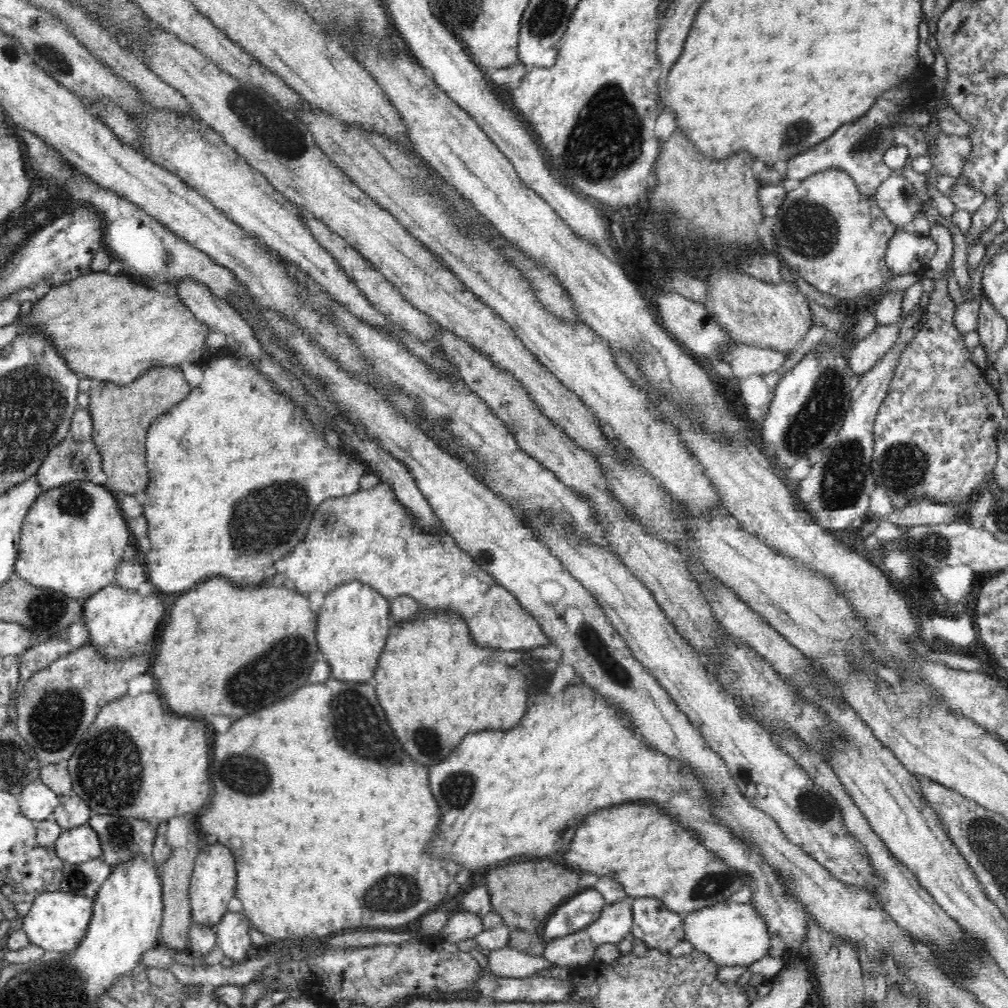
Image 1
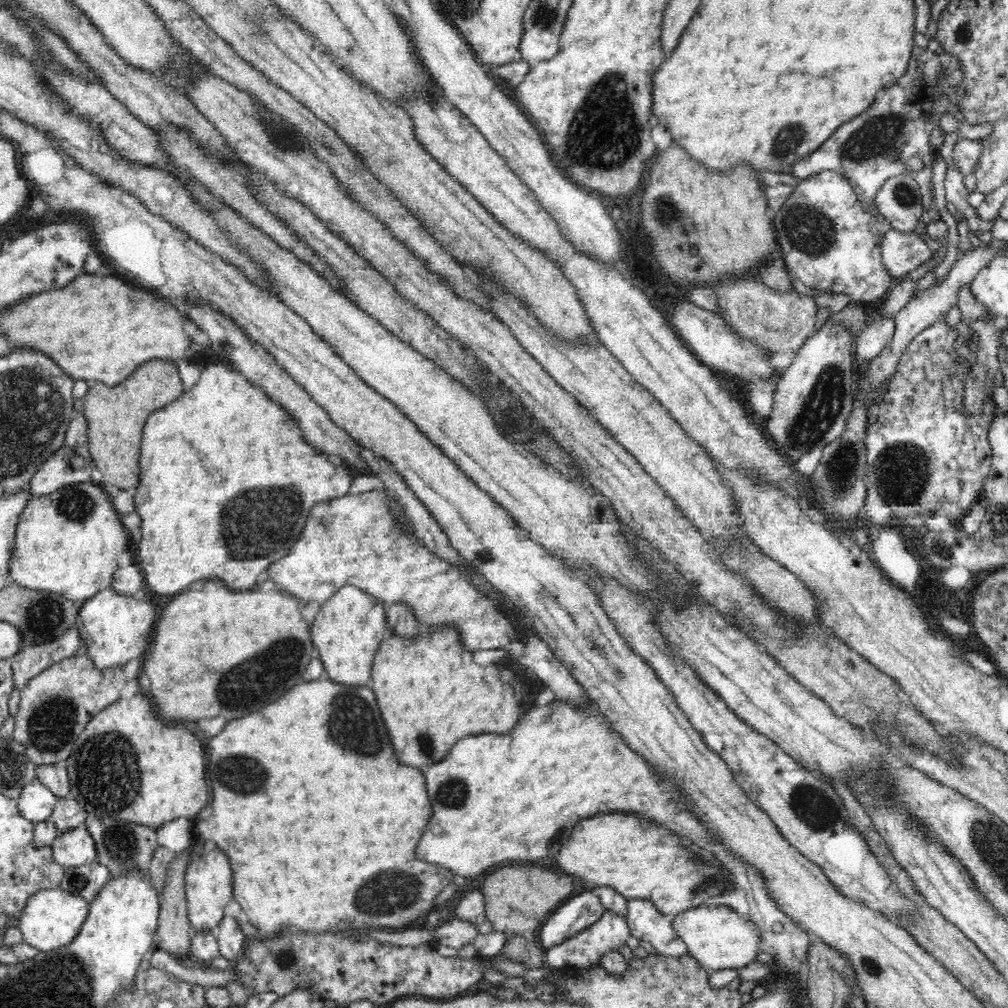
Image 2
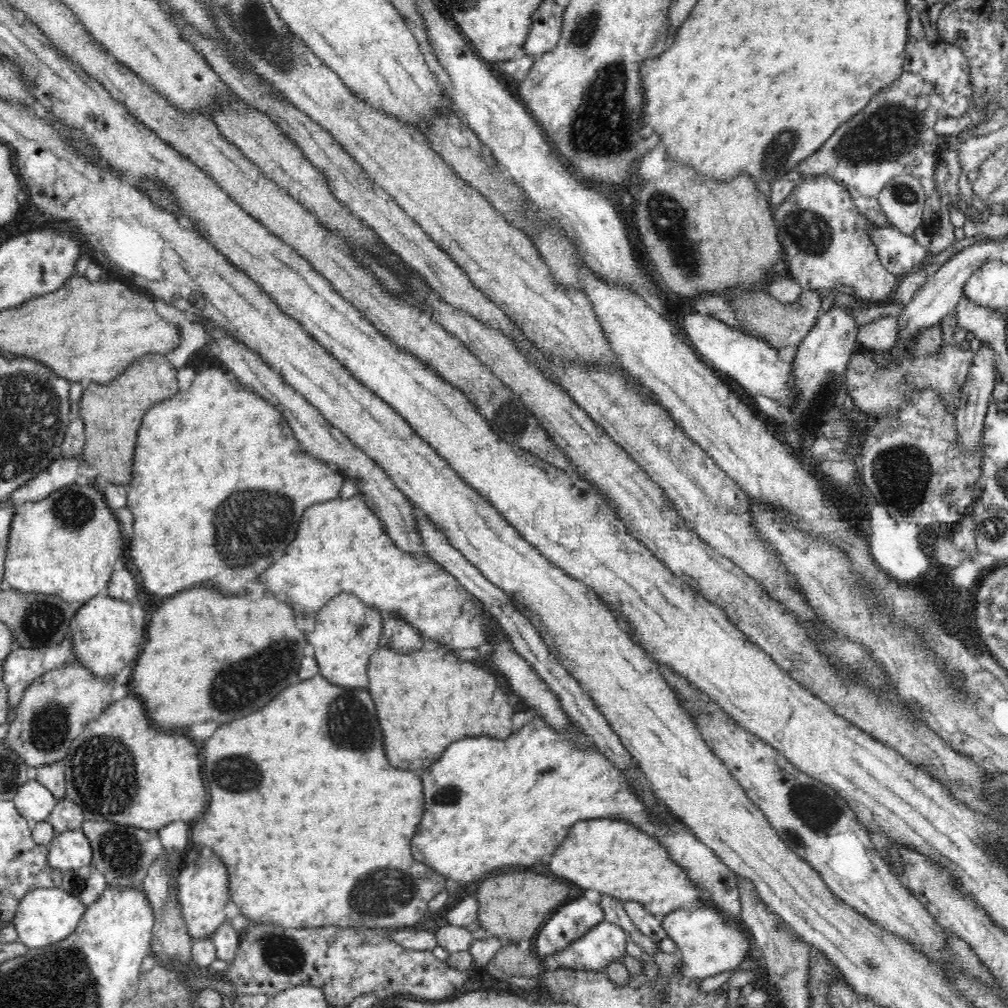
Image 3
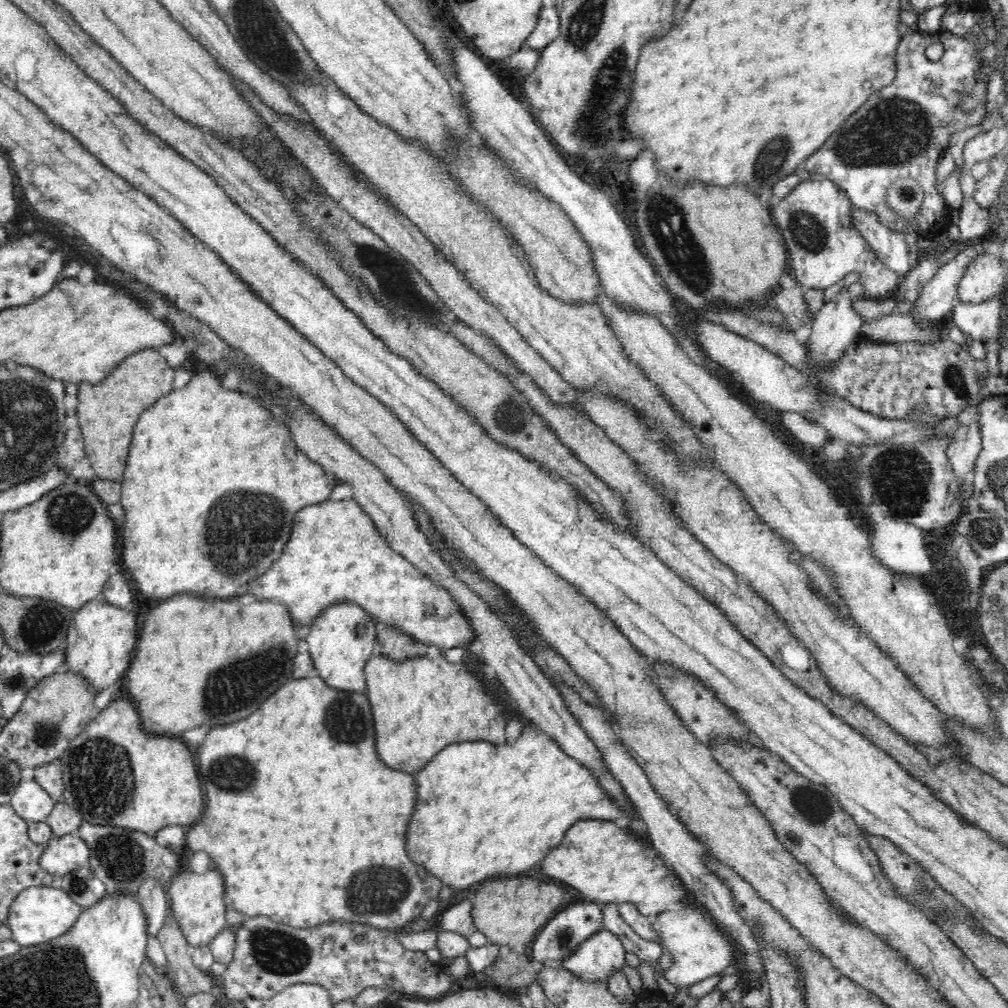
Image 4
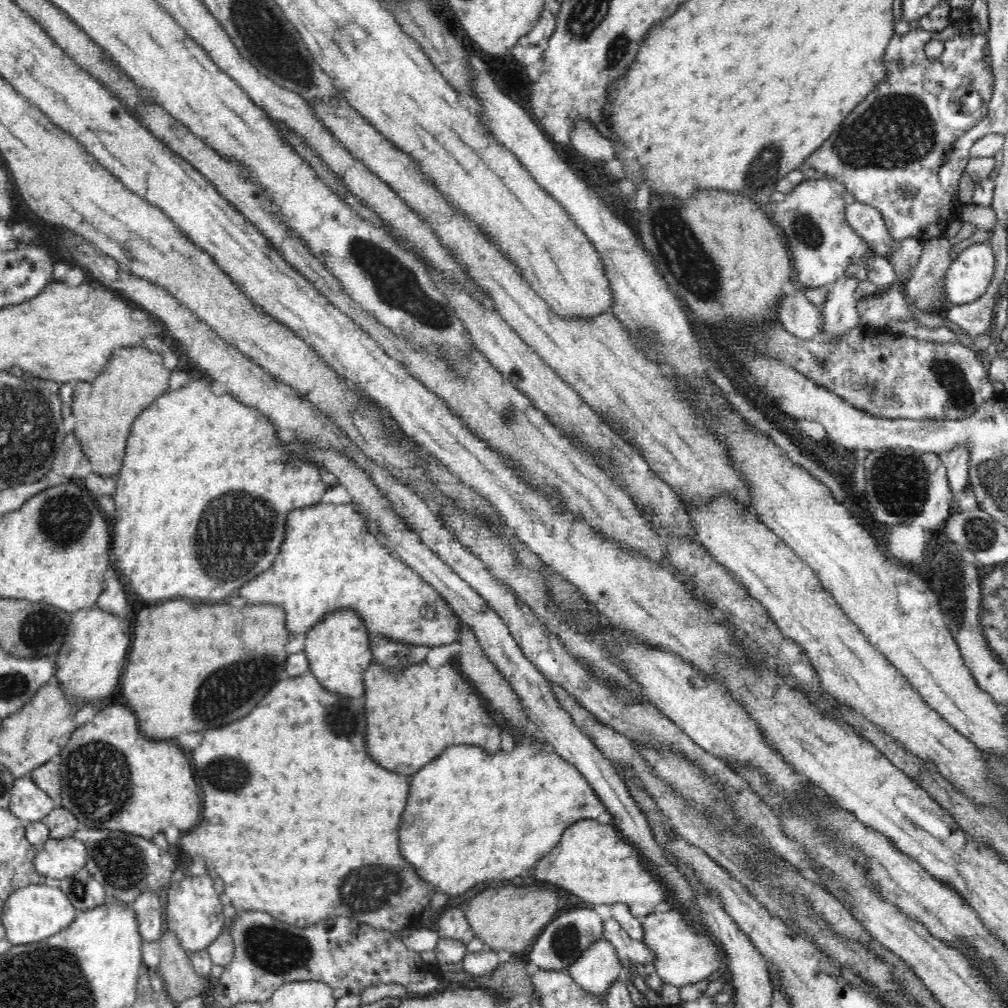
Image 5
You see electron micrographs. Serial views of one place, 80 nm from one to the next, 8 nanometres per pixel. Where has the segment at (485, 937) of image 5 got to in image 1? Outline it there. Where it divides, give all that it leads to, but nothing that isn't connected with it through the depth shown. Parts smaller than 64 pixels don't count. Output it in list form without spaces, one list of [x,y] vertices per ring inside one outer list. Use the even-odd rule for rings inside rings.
[[[552,860],[542,862],[514,862],[505,866],[494,866],[486,874],[486,887],[492,899],[492,911],[500,914],[511,928],[530,929],[537,927],[554,908],[574,897],[580,884],[580,874],[570,866],[556,864]]]

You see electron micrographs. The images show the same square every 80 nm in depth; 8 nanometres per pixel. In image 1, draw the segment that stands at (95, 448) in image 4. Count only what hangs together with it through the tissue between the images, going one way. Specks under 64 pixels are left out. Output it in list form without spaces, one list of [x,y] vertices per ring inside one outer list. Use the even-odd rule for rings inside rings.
[[[154,368],[130,384],[91,380],[88,408],[92,411],[94,428],[92,439],[102,453],[102,468],[107,476],[104,485],[114,493],[132,497],[144,496],[149,488],[150,471],[146,455],[148,428],[158,416],[188,398],[192,387],[183,370],[175,368]]]

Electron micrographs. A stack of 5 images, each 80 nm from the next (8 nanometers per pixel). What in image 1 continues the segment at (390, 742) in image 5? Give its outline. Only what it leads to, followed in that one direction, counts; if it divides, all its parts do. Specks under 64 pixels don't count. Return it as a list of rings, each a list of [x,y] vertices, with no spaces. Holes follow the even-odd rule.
[[[442,607],[437,611],[421,610],[414,618],[392,625],[373,681],[380,704],[402,746],[406,746],[406,750],[410,750],[424,766],[442,762],[442,758],[450,756],[470,732],[486,730],[490,726],[515,727],[522,720],[530,698],[526,677],[506,661],[494,657],[498,647],[480,645],[474,639],[469,623],[454,609]]]

